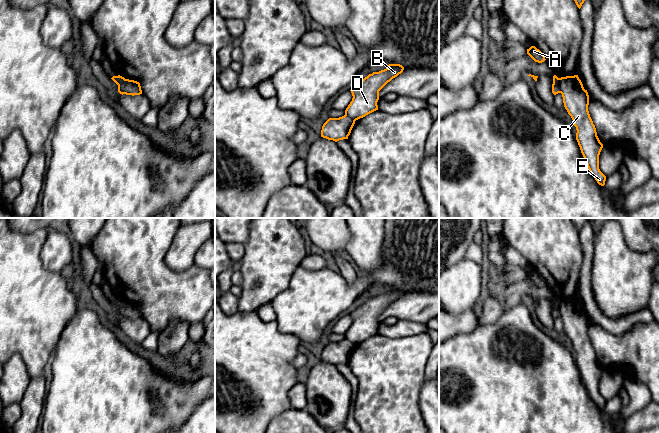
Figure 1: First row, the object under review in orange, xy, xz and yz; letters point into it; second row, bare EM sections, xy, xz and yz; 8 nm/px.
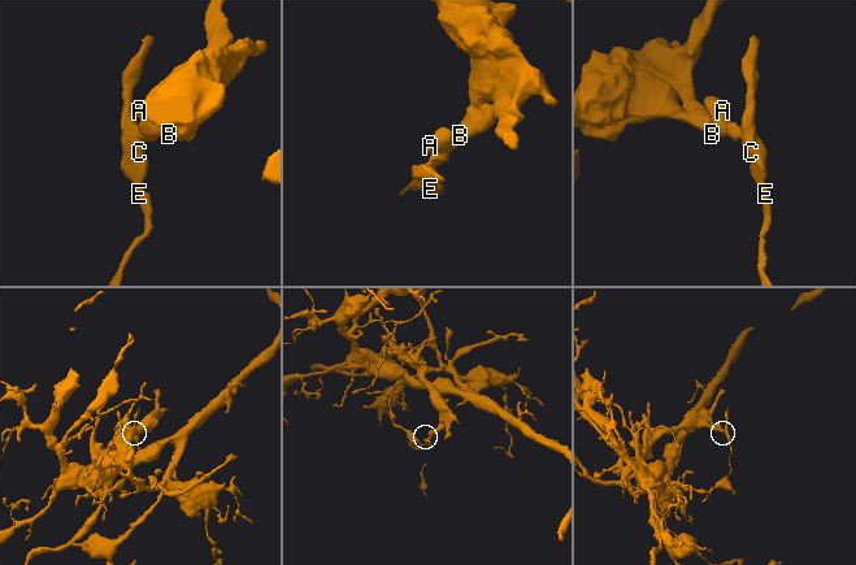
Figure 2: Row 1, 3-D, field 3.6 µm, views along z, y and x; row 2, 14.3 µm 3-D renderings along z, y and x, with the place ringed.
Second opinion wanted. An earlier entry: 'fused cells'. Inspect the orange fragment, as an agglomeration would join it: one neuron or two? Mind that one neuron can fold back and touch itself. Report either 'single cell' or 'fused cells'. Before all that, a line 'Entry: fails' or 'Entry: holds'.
Entry: holds
fused cells

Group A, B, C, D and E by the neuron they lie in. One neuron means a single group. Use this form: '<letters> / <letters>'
A B D / C E

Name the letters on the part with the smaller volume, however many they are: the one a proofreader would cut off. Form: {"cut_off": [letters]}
{"cut_off": ["A", "B", "D"]}

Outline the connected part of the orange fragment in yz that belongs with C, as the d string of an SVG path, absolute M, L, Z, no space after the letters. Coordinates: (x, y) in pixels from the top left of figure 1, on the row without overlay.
M578 299L561 301L561 318L564 331L576 351L576 364L591 399L601 410L605 409L606 400L599 393L599 379L603 372L595 349L588 335L589 319Z

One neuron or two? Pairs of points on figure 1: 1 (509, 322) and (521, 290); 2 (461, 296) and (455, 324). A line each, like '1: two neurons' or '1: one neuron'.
1: two neurons
2: two neurons

